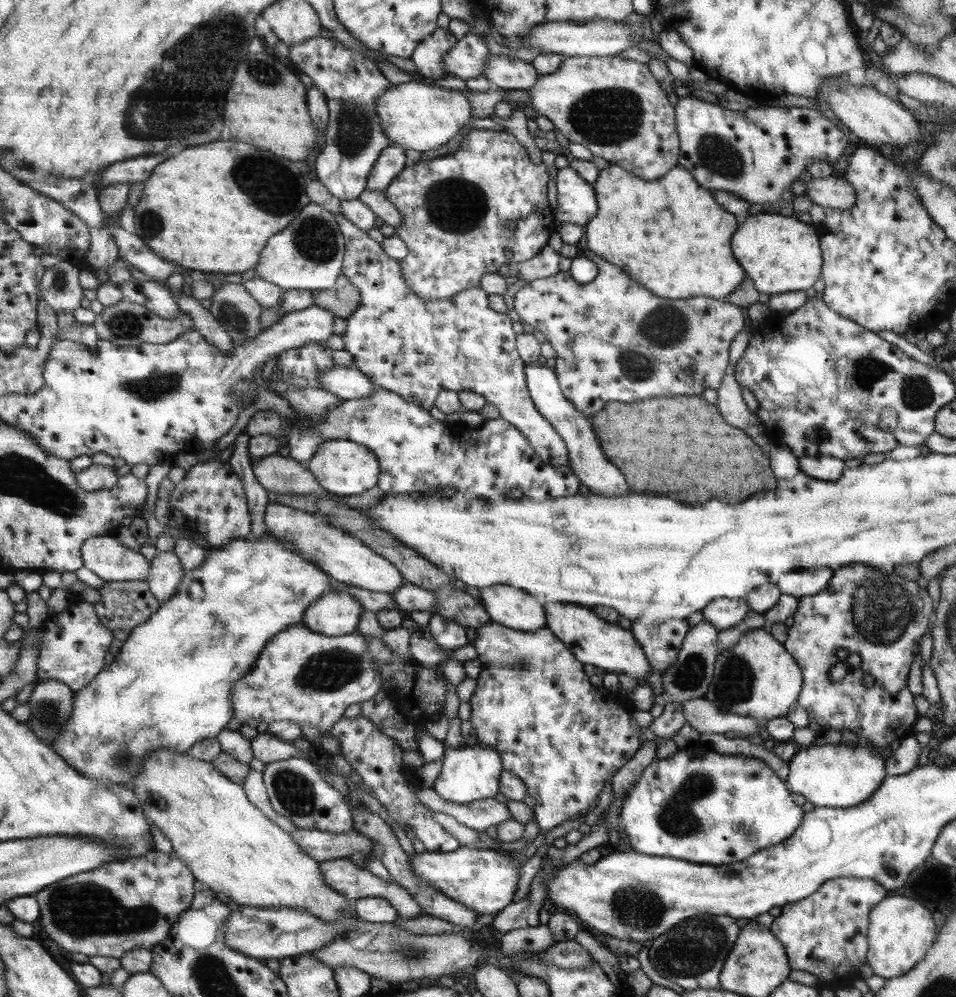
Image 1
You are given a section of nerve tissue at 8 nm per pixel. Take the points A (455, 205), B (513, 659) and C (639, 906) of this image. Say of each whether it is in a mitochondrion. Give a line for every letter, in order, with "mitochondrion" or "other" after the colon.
A: mitochondrion
B: mitochondrion
C: mitochondrion

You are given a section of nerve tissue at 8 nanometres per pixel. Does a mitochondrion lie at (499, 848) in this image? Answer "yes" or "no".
no

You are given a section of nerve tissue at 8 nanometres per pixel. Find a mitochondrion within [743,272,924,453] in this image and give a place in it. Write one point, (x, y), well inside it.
(868, 371)

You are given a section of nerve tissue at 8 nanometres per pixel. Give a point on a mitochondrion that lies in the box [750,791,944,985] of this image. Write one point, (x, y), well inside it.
(888, 868)

